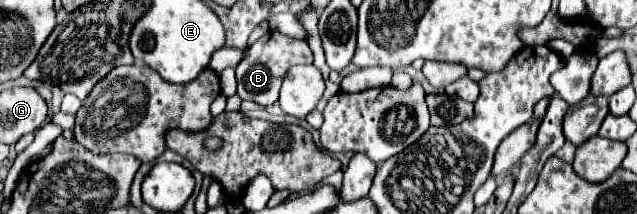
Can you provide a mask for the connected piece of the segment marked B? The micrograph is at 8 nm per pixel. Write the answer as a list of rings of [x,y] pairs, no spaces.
[[[268,32],[260,40],[256,40],[252,46],[246,48],[244,58],[236,66],[236,80],[238,80],[238,96],[242,100],[258,102],[260,106],[270,106],[278,100],[278,92],[284,80],[284,74],[294,64],[312,64],[314,54],[304,40],[288,38],[280,32]]]

